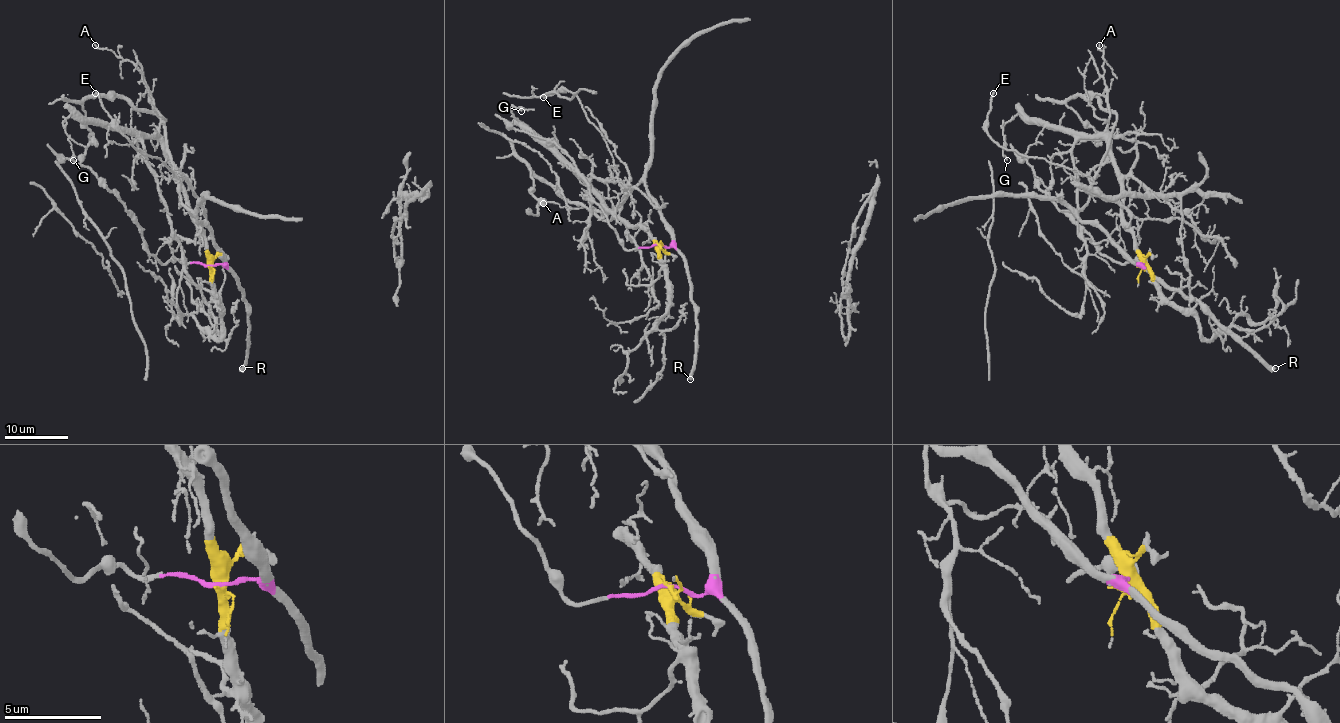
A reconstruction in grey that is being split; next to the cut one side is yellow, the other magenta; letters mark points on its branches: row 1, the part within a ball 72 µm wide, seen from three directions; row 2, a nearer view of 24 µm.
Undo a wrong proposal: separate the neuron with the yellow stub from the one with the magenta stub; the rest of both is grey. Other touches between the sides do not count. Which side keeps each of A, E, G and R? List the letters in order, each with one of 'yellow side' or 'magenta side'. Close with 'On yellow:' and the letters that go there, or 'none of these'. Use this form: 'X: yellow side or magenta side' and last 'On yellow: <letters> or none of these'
A: yellow side
E: magenta side
G: yellow side
R: magenta side
On yellow: A, G

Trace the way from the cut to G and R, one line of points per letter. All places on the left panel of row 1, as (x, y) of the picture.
G: (210, 266), (203, 231), (192, 215), (181, 174), (157, 138), (84, 124), (71, 115), (63, 124), (73, 159)
R: (210, 266), (226, 266), (237, 277), (242, 288), (248, 319), (248, 355), (242, 368)

